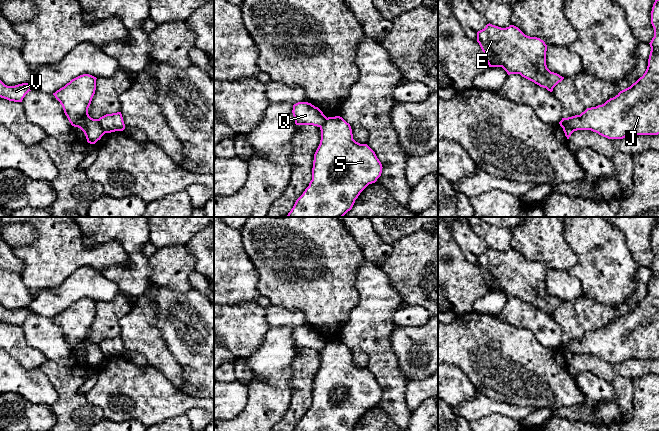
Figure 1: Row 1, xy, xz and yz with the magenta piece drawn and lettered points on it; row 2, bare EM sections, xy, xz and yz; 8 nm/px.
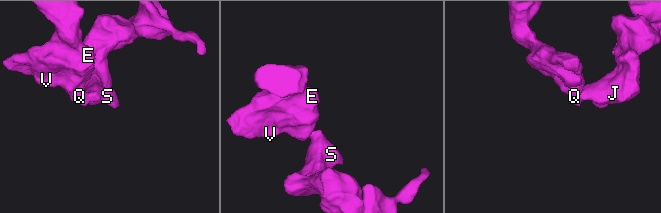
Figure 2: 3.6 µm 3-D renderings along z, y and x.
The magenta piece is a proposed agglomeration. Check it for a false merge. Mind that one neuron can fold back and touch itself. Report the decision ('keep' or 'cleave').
cleave

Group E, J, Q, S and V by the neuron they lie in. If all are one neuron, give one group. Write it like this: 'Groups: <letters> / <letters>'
Groups: E Q V / J S

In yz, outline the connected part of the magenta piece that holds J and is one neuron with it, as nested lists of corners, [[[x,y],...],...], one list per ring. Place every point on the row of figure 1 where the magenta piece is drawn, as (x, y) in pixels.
[[[659,0],[653,4],[651,24],[654,37],[643,76],[604,104],[564,118],[571,129],[591,130],[608,139],[659,134]]]

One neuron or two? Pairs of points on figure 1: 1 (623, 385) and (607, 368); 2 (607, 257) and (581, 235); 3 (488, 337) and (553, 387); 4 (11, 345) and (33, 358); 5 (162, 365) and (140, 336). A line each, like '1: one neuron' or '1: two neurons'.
1: two neurons
2: one neuron
3: one neuron
4: one neuron
5: one neuron

